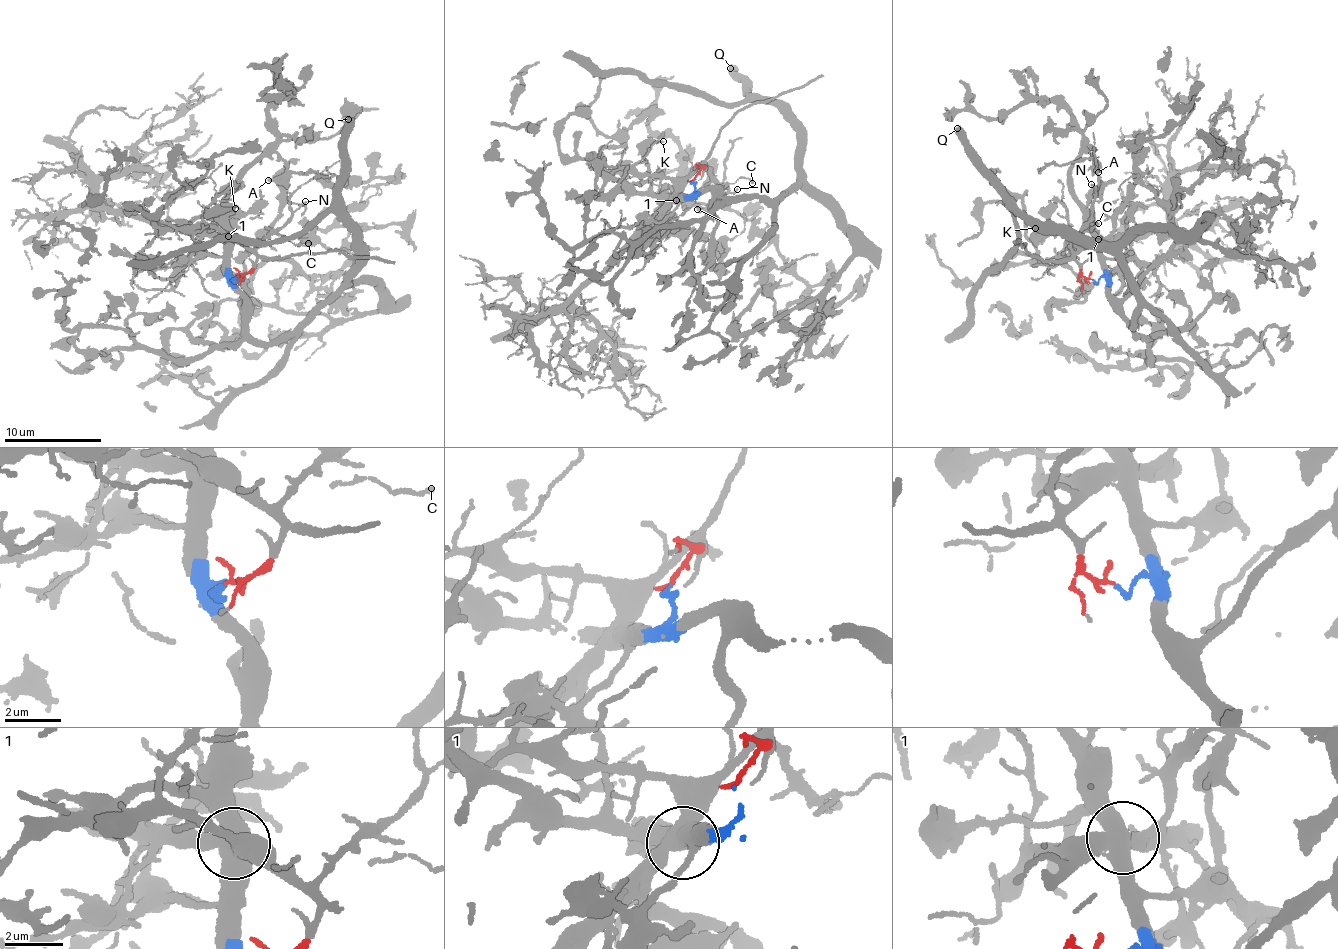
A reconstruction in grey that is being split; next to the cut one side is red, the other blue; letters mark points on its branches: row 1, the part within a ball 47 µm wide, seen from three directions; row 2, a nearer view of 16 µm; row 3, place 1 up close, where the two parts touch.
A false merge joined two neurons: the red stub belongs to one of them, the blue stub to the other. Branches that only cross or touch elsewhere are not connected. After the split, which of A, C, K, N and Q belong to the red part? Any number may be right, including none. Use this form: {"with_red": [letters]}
{"with_red": ["C", "N"]}

